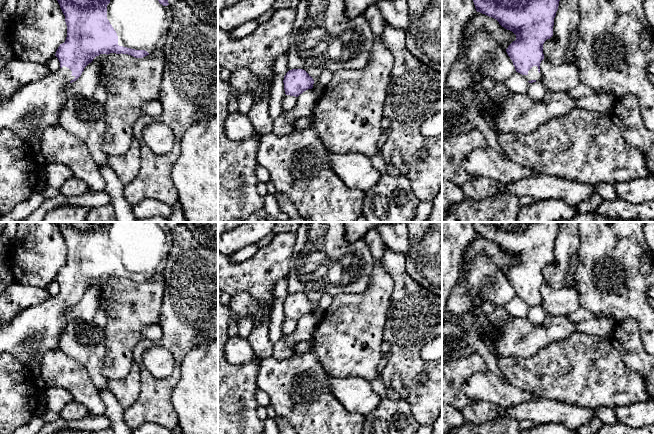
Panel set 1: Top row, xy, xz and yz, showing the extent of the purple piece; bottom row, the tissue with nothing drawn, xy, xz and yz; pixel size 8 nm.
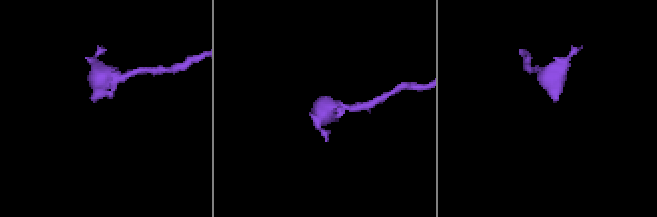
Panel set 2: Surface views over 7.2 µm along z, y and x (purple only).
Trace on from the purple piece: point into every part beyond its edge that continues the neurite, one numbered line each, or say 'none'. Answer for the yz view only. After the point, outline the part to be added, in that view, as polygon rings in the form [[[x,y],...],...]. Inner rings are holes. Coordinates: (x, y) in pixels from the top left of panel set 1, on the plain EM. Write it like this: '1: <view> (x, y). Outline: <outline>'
1: yz (533, 298). Outline: [[[533,290],[529,295],[527,299],[523,299],[528,305],[531,304],[536,304],[540,305],[541,304],[541,297],[538,296],[538,291]]]

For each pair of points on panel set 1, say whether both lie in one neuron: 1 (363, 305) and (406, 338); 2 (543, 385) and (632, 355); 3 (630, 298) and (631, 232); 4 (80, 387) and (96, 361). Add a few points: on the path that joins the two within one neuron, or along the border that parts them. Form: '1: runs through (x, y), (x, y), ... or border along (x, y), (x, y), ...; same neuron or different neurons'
1: border along (391, 299), (386, 314), (382, 340); different neurons
2: border along (609, 339), (623, 362), (639, 374); different neurons
3: runs through (630, 282), (630, 248); same neuron
4: border along (71, 357), (76, 359), (85, 368), (99, 393); different neurons

